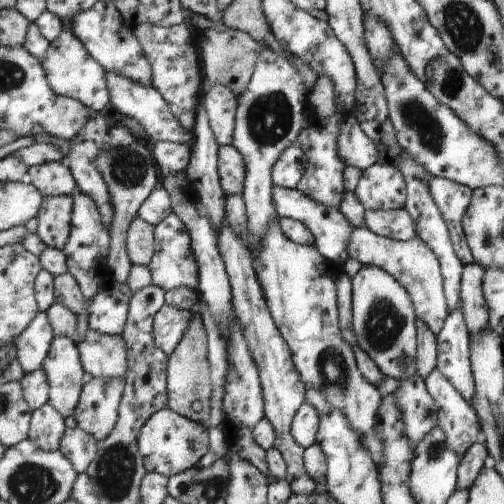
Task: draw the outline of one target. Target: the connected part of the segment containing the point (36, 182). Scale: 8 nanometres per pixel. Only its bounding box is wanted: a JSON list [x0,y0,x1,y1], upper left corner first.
[26,162,77,197]

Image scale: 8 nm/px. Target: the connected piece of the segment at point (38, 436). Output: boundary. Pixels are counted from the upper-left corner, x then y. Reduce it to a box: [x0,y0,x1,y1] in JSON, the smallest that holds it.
[26,403,65,451]

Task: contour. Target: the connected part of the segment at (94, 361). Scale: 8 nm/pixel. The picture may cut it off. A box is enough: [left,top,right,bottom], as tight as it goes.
[75,328,127,377]

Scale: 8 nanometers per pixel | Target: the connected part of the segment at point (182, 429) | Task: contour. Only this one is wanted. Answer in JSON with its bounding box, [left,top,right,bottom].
[137,406,209,478]

